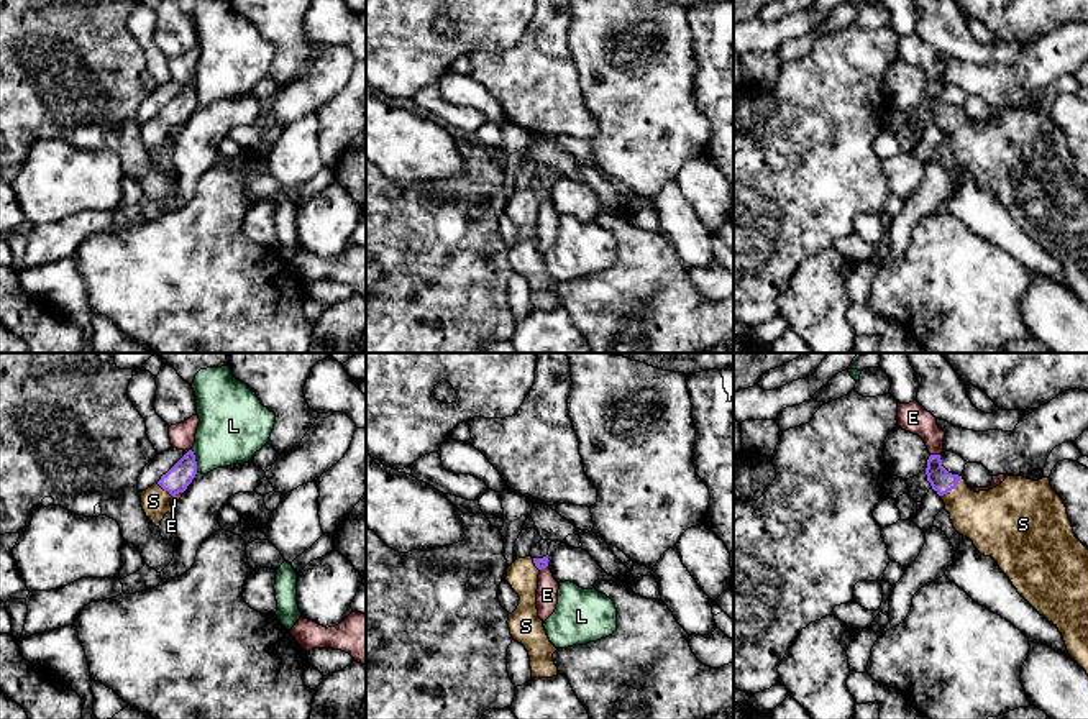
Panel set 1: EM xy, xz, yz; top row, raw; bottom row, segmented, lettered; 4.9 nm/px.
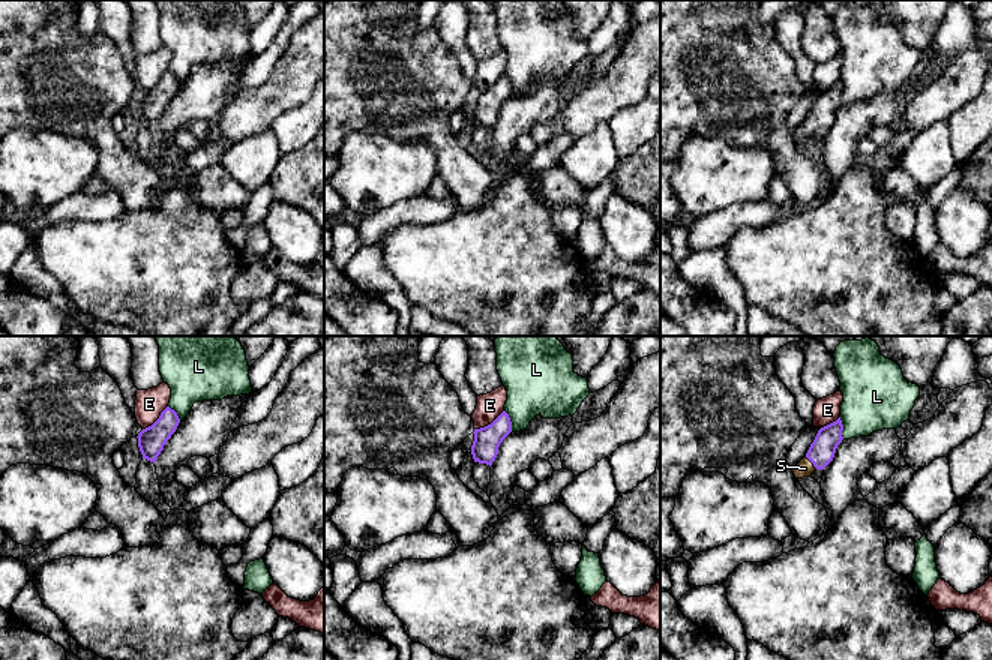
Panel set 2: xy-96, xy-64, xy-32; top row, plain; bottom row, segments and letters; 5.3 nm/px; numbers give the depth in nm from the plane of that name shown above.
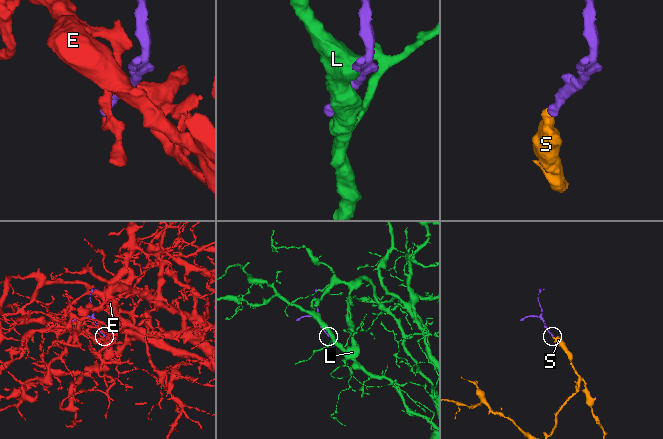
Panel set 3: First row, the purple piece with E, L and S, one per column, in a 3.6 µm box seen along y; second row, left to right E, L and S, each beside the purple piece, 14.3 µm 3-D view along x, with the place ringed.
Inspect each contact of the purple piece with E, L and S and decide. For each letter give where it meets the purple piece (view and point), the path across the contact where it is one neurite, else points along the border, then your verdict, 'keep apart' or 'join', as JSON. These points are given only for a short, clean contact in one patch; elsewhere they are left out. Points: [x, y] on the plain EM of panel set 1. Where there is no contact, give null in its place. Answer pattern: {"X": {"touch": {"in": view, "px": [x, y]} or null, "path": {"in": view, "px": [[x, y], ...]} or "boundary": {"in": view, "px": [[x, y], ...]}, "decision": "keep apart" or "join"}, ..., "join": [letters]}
{"E": {"touch": {"in": "yz", "px": [936, 87]}, "decision": "keep apart"}, "L": {"touch": {"in": "xy", "px": [196, 94]}, "decision": "keep apart"}, "S": {"touch": {"in": "yz", "px": [952, 120]}, "path": {"in": "yz", "px": [[942, 114], [952, 120], [980, 148], [992, 151]]}, "decision": "join"}, "join": ["S"]}

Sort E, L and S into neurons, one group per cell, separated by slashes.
E / L / S

